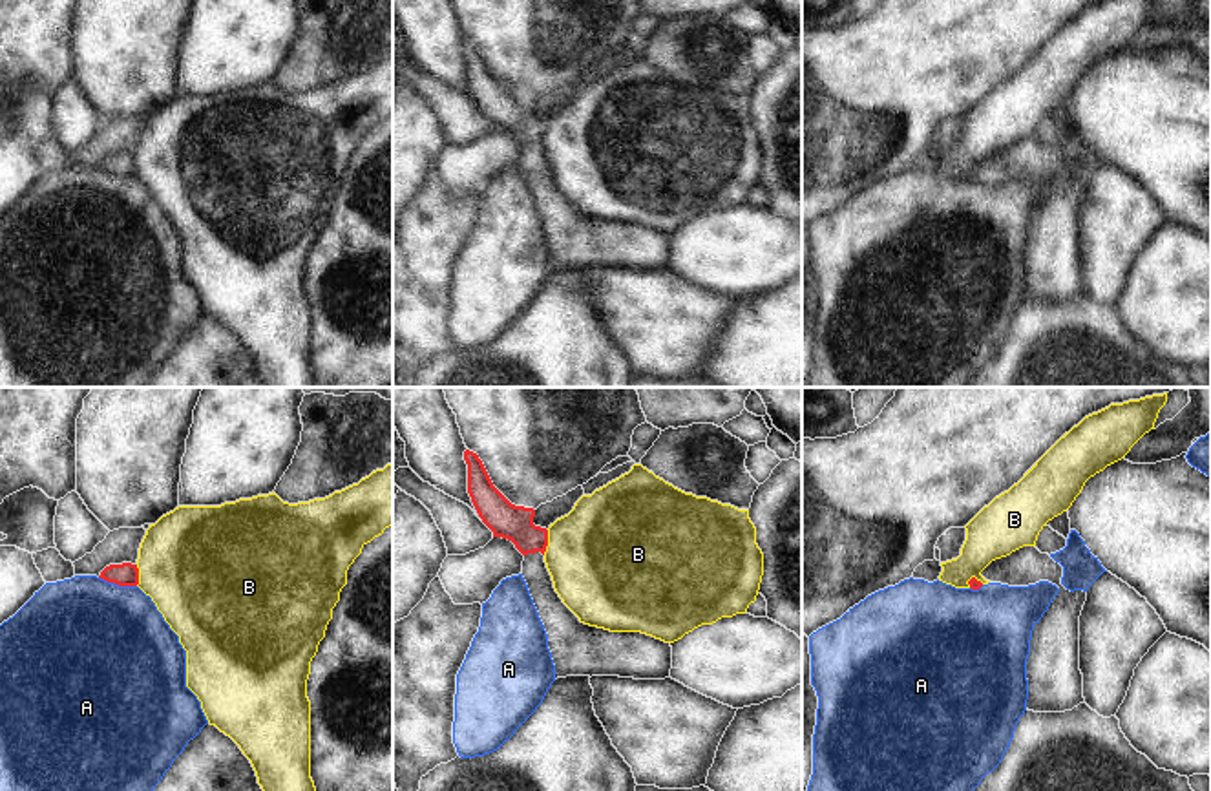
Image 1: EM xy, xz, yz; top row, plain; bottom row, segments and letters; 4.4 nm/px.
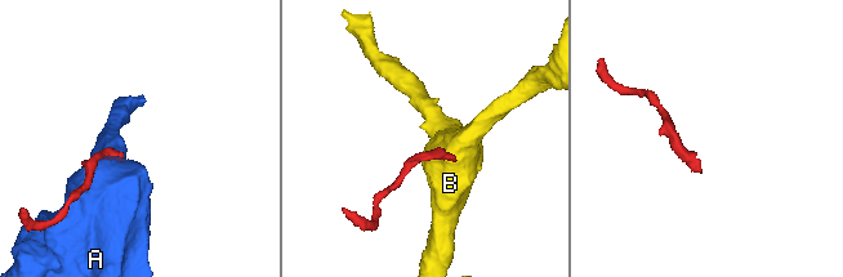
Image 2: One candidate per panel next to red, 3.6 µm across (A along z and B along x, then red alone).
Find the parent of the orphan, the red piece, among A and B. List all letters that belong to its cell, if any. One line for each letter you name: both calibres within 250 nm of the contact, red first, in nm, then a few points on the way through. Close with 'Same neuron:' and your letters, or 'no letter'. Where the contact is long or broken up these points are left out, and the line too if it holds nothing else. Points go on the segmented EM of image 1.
Same neuron: no letter

